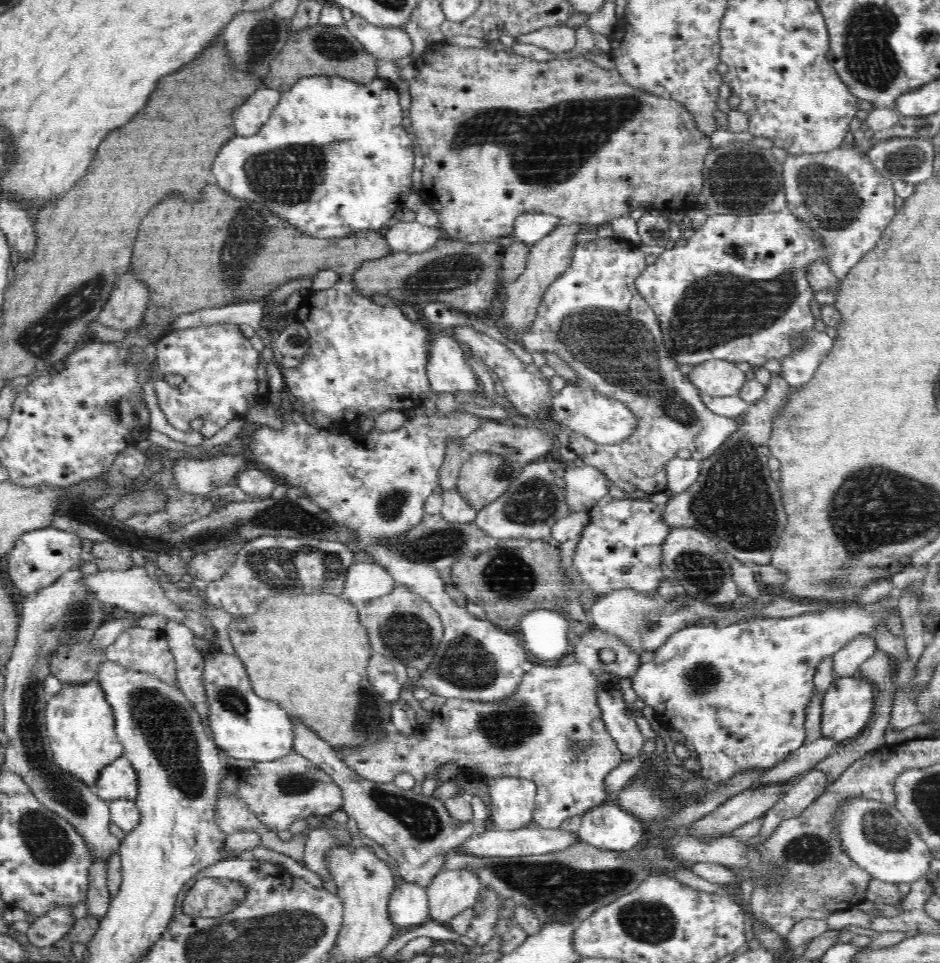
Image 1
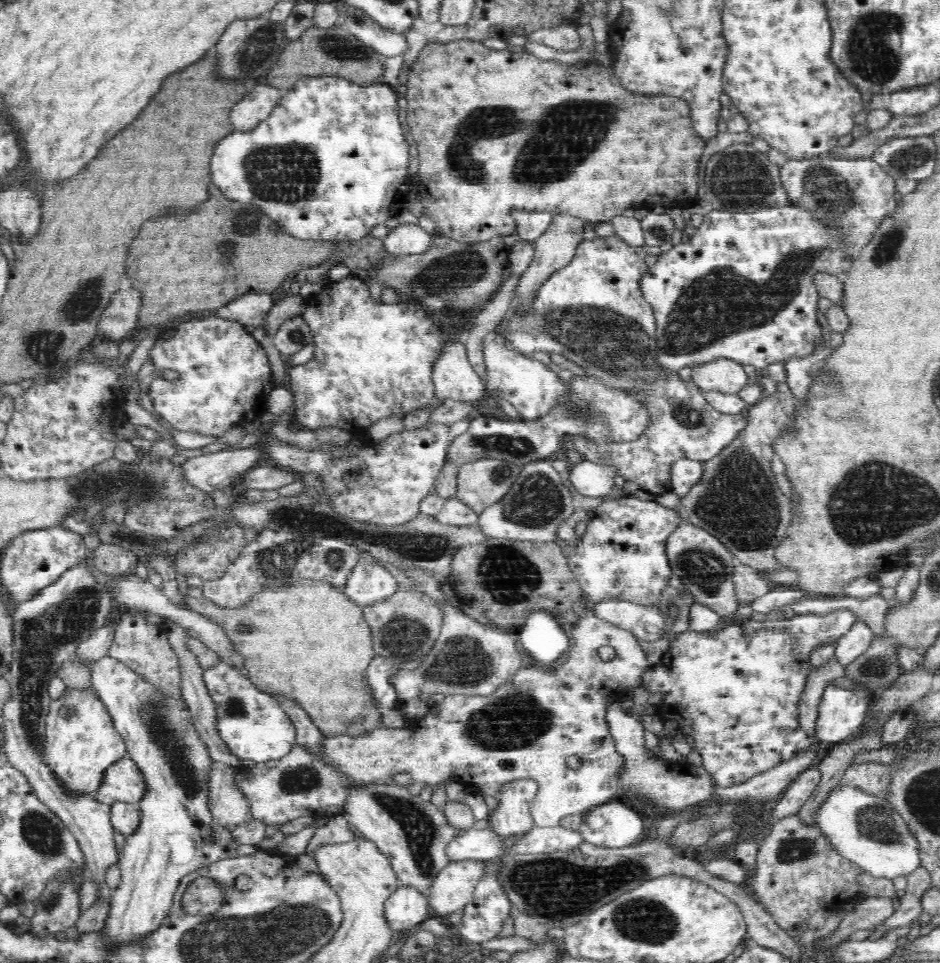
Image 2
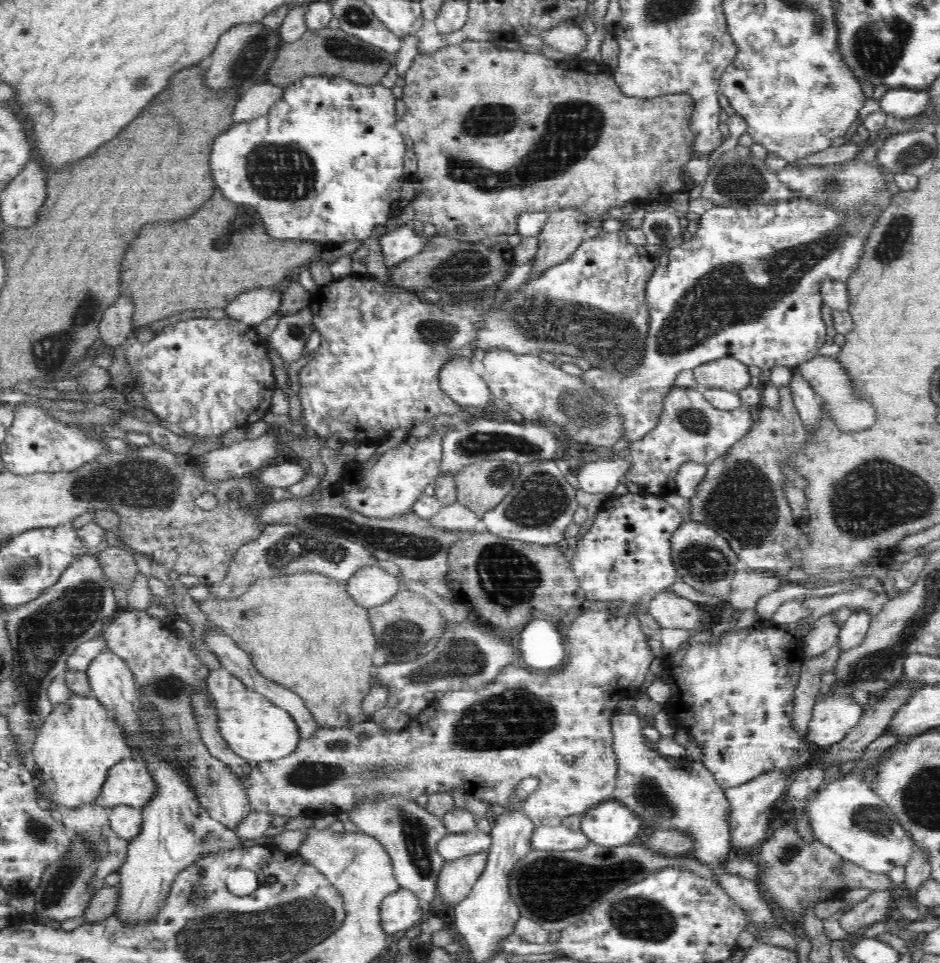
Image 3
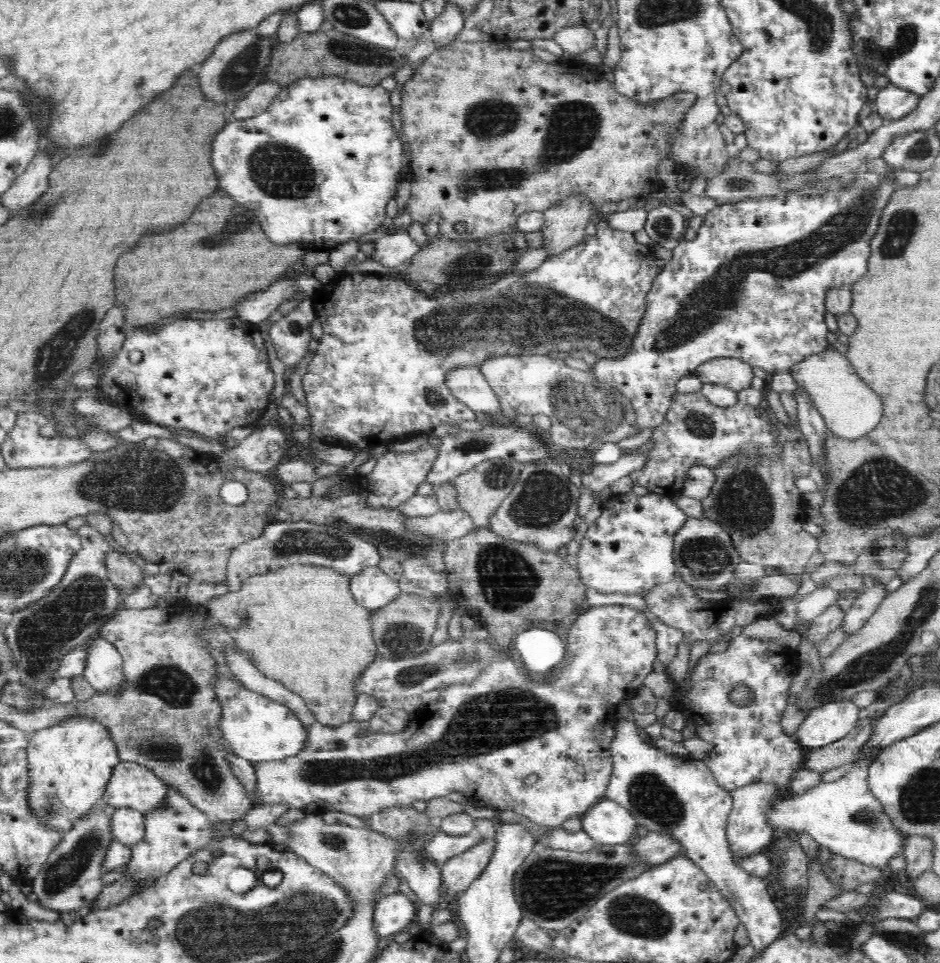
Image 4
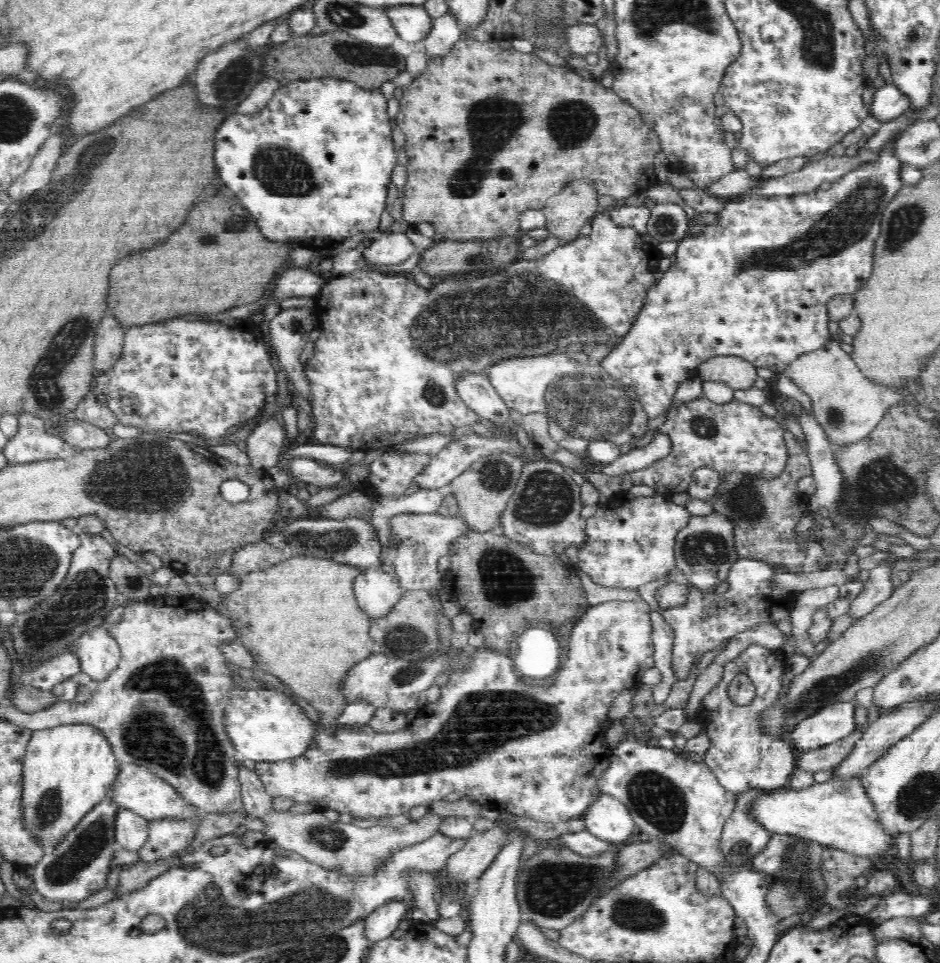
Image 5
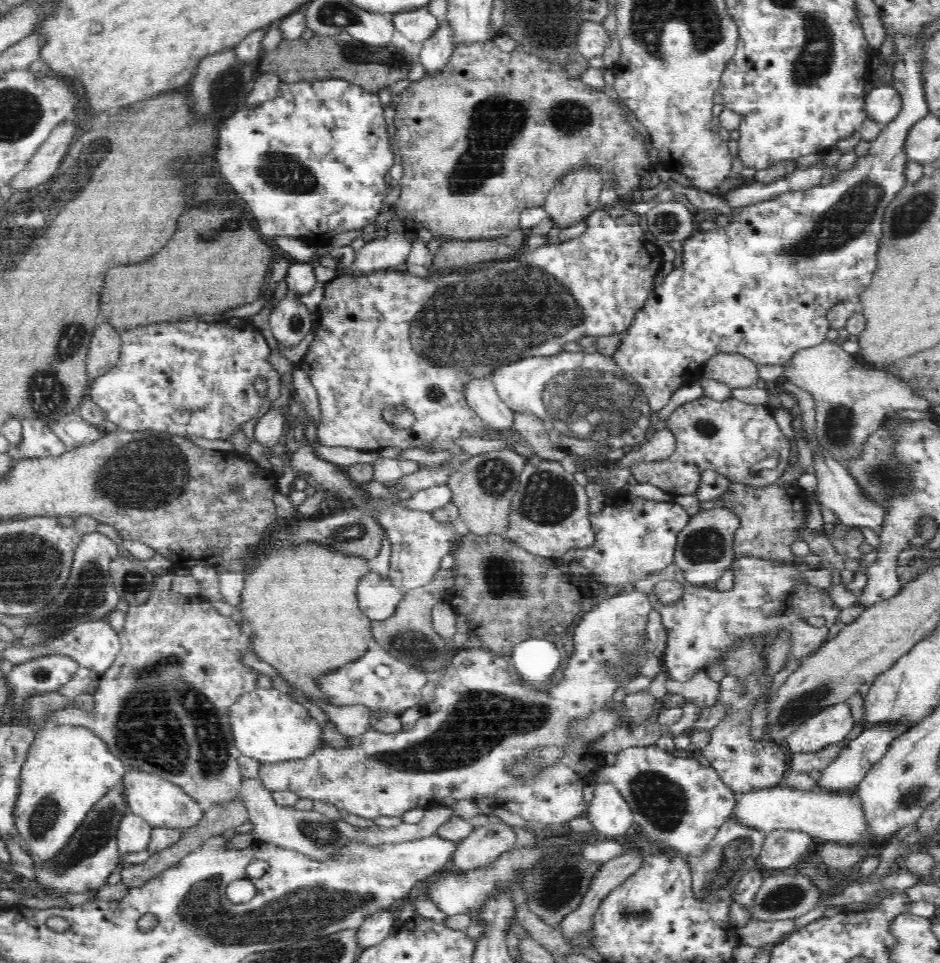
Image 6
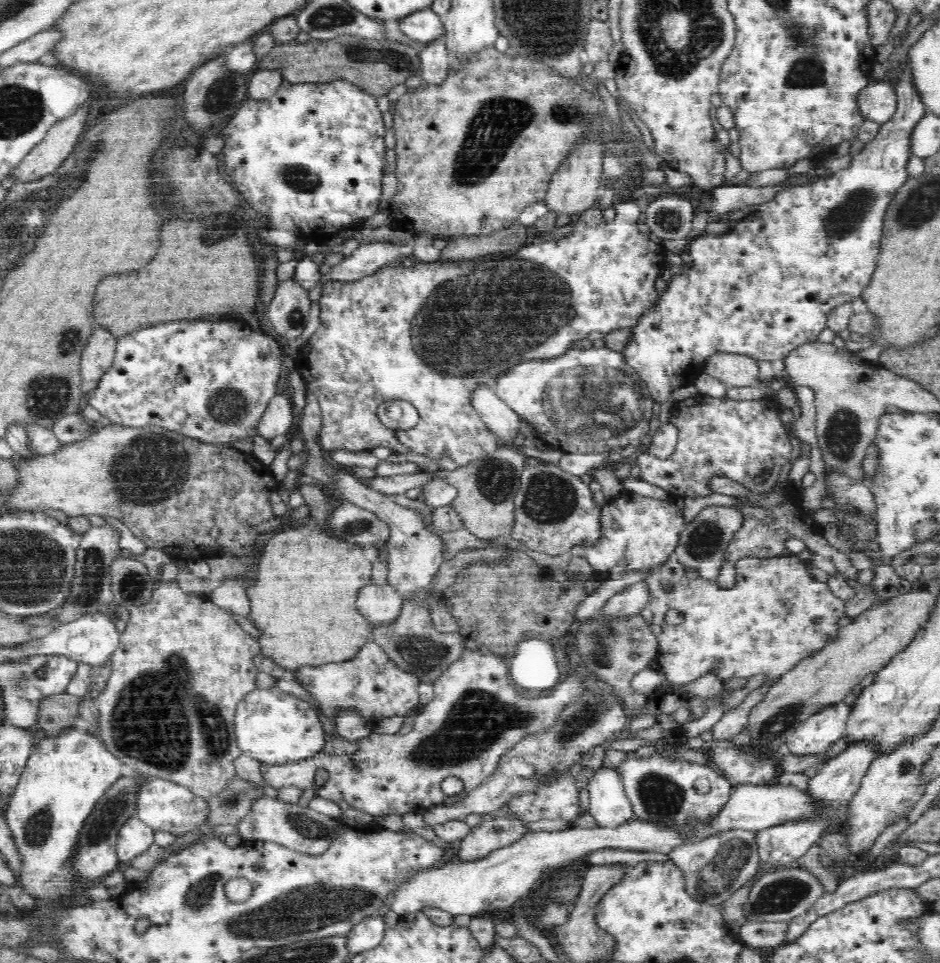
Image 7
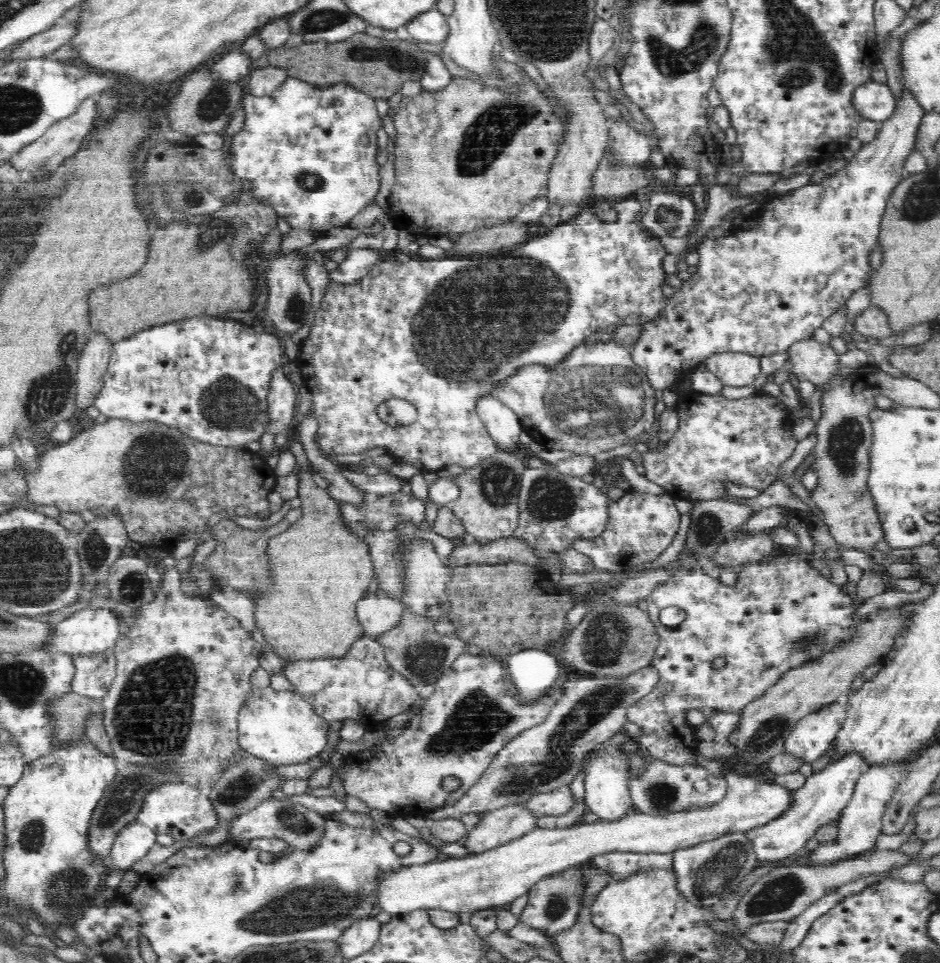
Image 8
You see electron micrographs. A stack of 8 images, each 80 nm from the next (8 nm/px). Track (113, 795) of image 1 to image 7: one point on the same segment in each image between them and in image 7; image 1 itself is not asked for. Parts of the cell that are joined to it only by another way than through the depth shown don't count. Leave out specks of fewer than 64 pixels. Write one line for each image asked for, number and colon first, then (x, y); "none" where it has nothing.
2: (123, 782)
3: (129, 782)
4: (132, 785)
5: (136, 789)
6: (162, 804)
7: (164, 805)

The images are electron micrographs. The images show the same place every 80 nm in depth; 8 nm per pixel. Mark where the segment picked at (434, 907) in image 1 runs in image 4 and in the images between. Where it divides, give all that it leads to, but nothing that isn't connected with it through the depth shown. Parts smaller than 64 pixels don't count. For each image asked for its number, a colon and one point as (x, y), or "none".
2: (453, 887)
3: (456, 879)
4: (458, 873)

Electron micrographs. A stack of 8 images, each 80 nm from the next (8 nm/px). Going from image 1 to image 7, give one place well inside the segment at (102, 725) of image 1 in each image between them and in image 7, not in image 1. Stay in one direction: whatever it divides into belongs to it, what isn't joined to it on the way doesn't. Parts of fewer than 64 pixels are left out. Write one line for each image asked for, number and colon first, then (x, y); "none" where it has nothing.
2: (81, 742)
3: (78, 742)
4: (70, 763)
5: (68, 770)
6: (68, 770)
7: (66, 775)

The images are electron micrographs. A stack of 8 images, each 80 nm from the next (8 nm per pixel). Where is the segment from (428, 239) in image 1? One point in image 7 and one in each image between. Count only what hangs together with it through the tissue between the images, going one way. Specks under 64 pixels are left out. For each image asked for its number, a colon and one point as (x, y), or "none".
2: (405, 239)
3: (402, 242)
4: (395, 248)
5: (393, 248)
6: (390, 252)
7: (370, 256)

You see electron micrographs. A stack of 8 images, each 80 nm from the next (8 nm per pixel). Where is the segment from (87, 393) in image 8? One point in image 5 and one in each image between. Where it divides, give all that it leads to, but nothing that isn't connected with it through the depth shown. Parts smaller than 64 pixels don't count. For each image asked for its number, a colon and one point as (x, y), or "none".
5: (108, 344)
6: (104, 353)
7: (99, 353)

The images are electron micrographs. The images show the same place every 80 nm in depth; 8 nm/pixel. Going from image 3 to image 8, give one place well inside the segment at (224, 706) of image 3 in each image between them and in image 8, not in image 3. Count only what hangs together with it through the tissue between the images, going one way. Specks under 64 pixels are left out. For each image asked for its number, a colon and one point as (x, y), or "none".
4: (256, 728)
5: (265, 725)
6: (268, 725)
7: (272, 726)
8: (281, 727)

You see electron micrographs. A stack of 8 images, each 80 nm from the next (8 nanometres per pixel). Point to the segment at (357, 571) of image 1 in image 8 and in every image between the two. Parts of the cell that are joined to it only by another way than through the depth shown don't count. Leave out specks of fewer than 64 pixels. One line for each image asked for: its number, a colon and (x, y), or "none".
2: (368, 583)
3: (371, 586)
4: (373, 589)
5: (377, 592)
6: (378, 597)
7: (380, 604)
8: (377, 612)

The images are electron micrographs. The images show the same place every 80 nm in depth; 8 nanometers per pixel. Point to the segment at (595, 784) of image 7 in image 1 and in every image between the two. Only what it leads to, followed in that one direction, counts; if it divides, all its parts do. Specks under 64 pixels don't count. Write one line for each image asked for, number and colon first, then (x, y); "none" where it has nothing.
1: (609, 827)
2: (614, 824)
3: (610, 824)
4: (608, 823)
5: (608, 819)
6: (609, 814)

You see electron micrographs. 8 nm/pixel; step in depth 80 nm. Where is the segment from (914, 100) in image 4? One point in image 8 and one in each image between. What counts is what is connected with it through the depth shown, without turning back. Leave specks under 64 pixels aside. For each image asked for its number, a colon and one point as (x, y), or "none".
5: (889, 103)
6: (883, 103)
7: (878, 102)
8: (874, 101)

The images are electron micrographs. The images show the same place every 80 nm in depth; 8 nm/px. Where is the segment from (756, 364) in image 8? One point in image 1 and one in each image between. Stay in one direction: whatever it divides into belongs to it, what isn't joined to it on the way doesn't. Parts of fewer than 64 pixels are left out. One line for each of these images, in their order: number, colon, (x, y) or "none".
1: (716, 377)
2: (726, 376)
3: (728, 374)
4: (737, 375)
5: (739, 374)
6: (736, 371)
7: (735, 370)

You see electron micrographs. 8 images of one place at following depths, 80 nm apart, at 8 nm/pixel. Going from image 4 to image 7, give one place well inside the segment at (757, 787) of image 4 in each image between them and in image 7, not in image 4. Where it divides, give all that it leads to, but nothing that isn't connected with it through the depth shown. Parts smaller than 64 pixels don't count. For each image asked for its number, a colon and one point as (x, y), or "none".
5: (742, 838)
6: (735, 850)
7: (715, 868)

